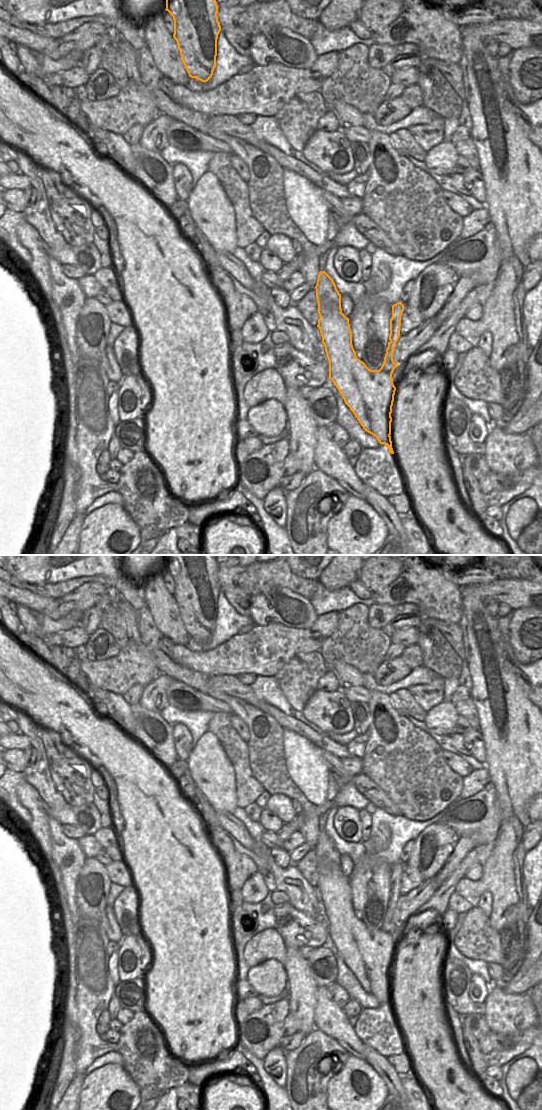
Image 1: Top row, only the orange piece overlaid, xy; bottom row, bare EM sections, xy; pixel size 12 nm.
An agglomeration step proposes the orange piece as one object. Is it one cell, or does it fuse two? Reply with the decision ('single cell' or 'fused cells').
fused cells

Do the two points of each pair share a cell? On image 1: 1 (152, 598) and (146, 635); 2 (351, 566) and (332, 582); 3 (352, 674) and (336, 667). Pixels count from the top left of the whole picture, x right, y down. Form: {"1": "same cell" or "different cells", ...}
{"1": "different cells", "2": "same cell", "3": "same cell"}

